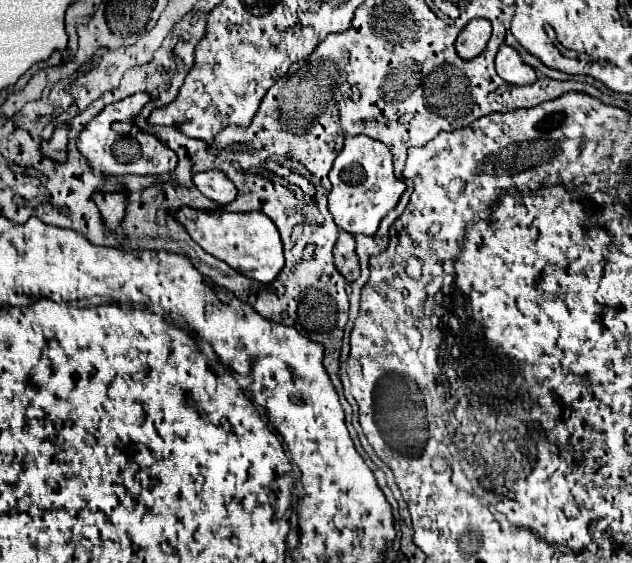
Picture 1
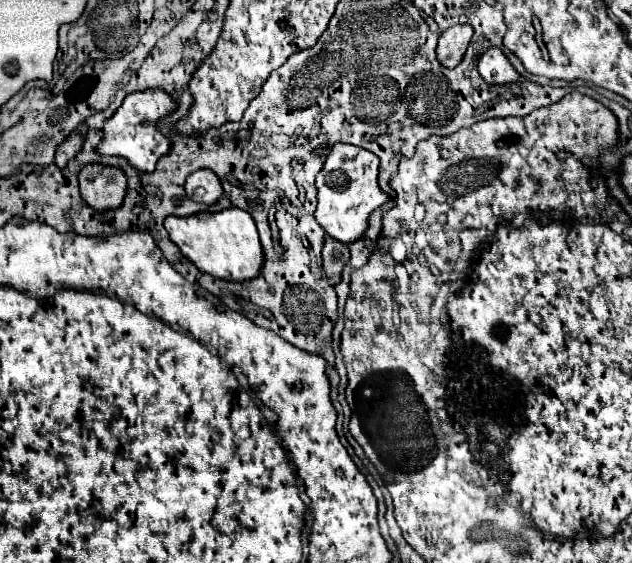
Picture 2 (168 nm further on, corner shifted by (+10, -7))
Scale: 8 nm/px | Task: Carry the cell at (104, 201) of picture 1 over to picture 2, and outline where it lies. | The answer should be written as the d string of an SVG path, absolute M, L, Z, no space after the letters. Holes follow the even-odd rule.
M88 164L78 174L78 180L82 198L90 208L98 212L120 208L126 194L126 176L122 170L100 164ZM110 176L114 176L114 180L110 180Z

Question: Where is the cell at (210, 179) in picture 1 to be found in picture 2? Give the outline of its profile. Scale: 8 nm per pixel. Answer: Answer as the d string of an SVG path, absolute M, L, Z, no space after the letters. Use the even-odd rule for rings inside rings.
M198 170L186 180L186 196L202 204L214 204L222 196L222 184L210 170Z

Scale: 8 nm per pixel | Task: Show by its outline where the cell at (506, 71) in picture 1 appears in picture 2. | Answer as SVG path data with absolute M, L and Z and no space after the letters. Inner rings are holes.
M488 48L478 58L478 72L488 84L514 84L520 80L520 74L512 68L500 48Z

